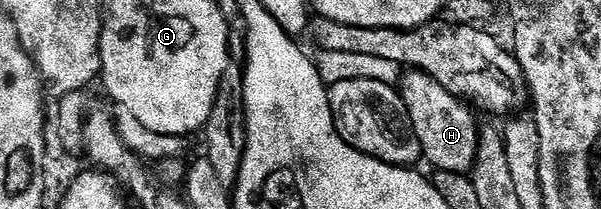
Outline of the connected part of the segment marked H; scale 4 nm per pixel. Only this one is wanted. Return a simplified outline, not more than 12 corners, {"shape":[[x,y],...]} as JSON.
{"shape":[[425,72],[398,91],[423,159],[471,173],[477,113]]}

